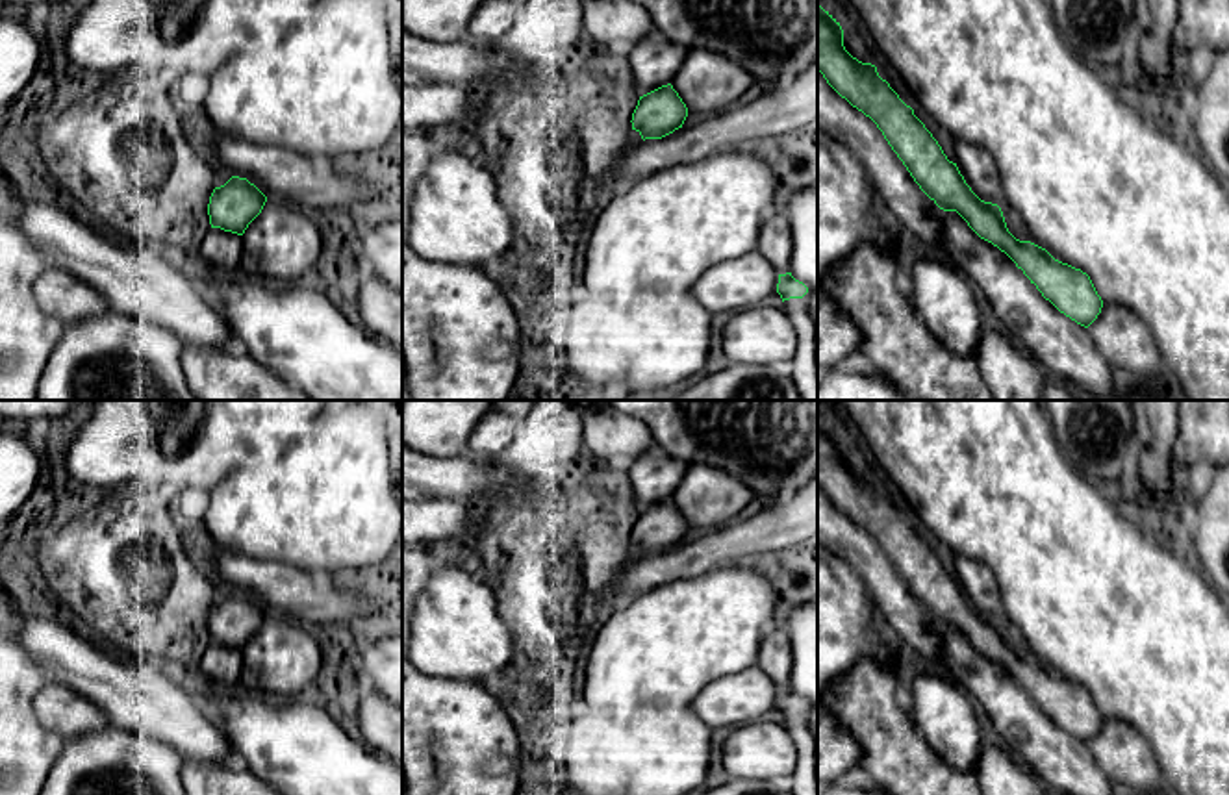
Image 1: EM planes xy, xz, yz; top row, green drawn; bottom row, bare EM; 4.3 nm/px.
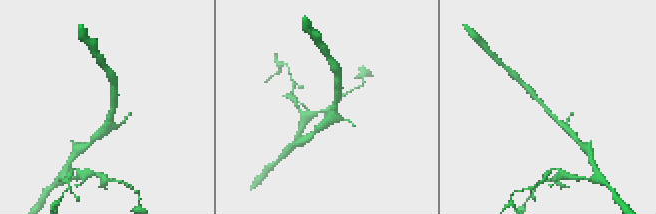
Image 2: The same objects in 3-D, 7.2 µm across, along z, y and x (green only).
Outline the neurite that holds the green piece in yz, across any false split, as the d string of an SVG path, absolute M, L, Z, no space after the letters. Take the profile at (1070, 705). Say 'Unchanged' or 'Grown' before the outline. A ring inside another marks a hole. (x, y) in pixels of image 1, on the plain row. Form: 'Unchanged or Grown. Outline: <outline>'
Unchanged. Outline: M819 419L817 486L842 513L877 539L914 597L940 625L957 626L981 654L1005 667L1060 728L1084 743L1097 734L1103 715L1090 691L1008 647L1001 623L971 606L957 578L947 574L877 482L845 465L840 437Z

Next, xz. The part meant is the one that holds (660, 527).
Unchanged. Outline: M667 498L640 511L630 537L632 545L636 545L645 556L662 554L673 549L675 545L682 543L686 532L686 519L673 500Z

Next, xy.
Unchanged. Outline: M232 591L224 600L215 602L208 630L211 643L243 650L248 639L261 628L267 612L247 593Z

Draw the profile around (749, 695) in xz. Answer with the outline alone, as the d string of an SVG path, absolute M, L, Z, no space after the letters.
M758 667L710 682L693 700L695 713L714 730L741 726L767 717L777 708L779 688Z

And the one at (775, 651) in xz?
M782 625L766 630L756 663L779 689L792 684L792 641Z

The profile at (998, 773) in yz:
M982 745L975 763L982 795L1049 795L1051 791L1029 767L1014 762L1012 754L995 745Z

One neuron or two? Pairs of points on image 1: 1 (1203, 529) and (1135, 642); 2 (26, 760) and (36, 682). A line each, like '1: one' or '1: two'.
1: two
2: one

